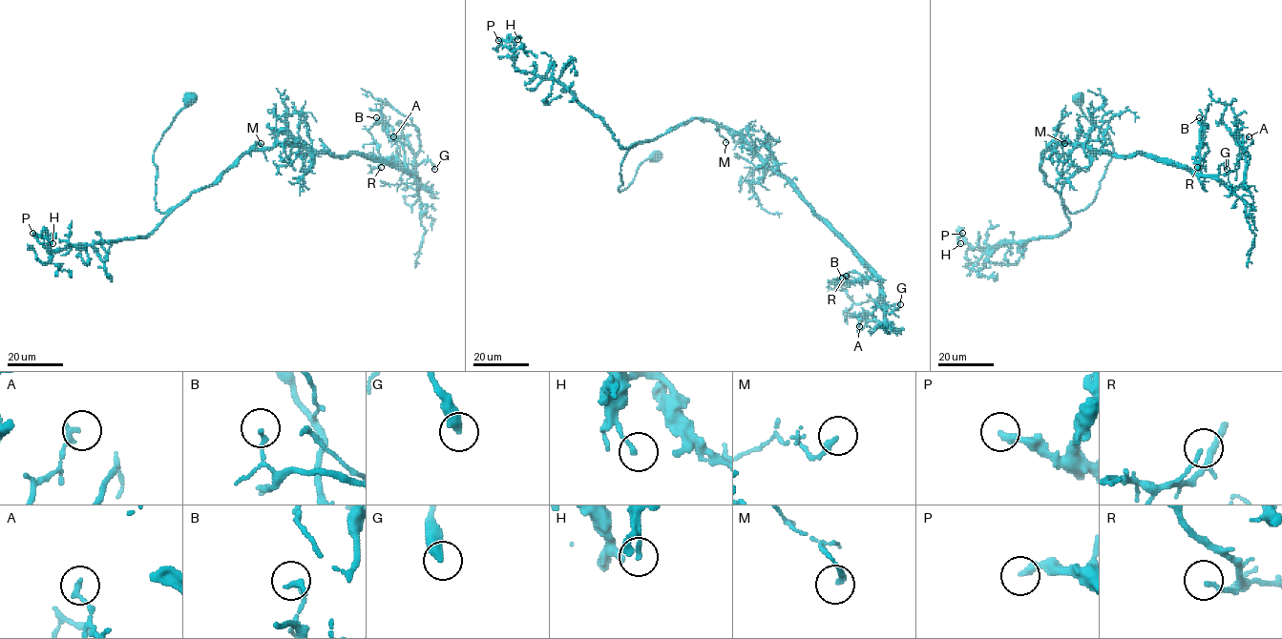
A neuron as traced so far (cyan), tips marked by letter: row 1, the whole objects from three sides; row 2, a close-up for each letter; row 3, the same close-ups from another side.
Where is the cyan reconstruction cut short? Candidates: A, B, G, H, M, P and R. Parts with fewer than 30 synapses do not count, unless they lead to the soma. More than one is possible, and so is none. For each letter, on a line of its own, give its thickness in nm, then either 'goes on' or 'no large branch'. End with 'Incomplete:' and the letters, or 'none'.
A: calibre 200 nm; no large branch
B: calibre 150 nm; no large branch
G: calibre 400 nm; no large branch
H: calibre 100 nm; no large branch
M: calibre 220 nm; no large branch
P: calibre 280 nm; no large branch
R: calibre 130 nm; no large branch
Incomplete: none

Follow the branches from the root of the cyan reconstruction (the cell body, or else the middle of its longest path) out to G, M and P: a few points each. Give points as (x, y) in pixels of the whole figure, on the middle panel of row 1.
G: (653, 156), (618, 189), (620, 164), (636, 145), (693, 119), (732, 129), (873, 274), (879, 297), (900, 304)
M: (653, 156), (640, 165), (624, 190), (618, 189), (626, 153), (679, 124), (712, 119), (725, 142)
P: (653, 156), (619, 191), (620, 164), (637, 143), (622, 148), (561, 85), (517, 70), (514, 44), (498, 40)

